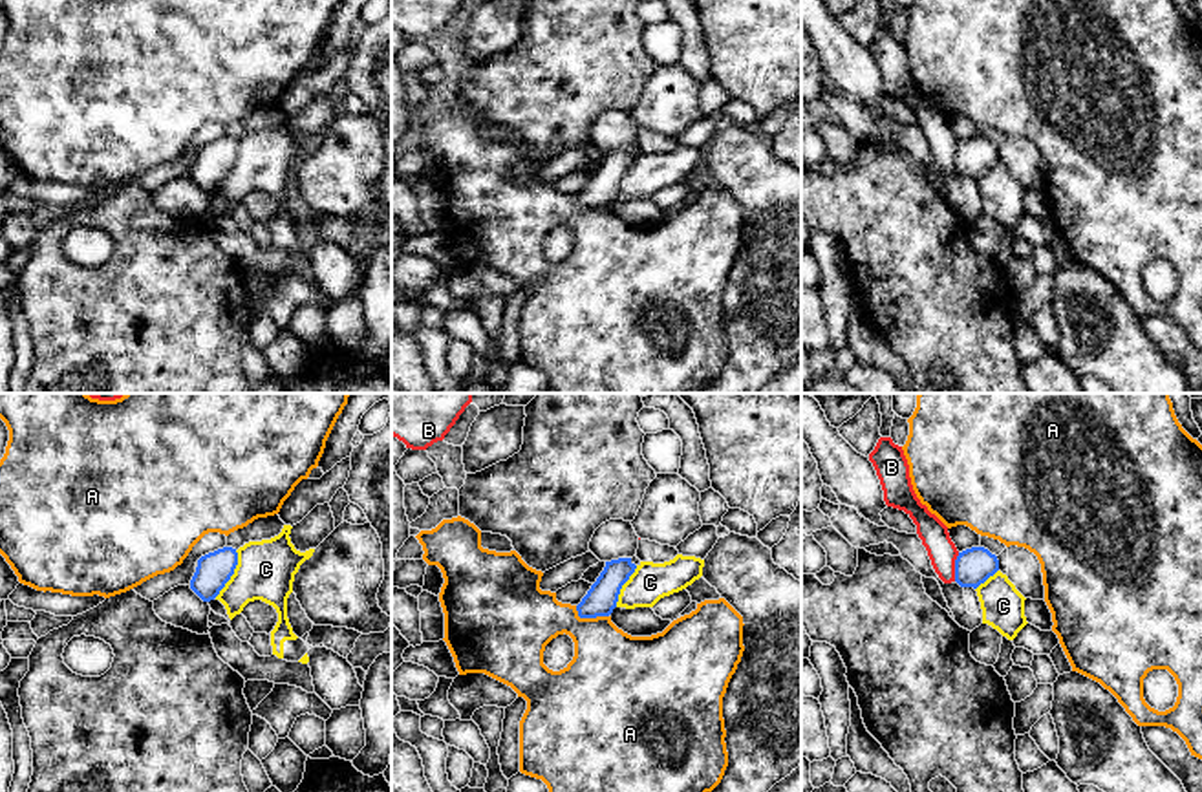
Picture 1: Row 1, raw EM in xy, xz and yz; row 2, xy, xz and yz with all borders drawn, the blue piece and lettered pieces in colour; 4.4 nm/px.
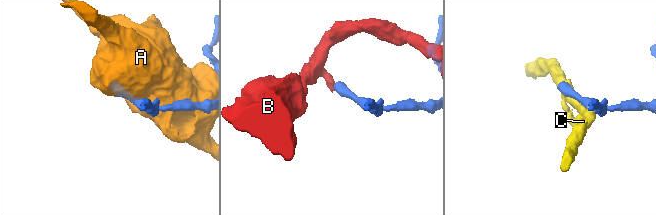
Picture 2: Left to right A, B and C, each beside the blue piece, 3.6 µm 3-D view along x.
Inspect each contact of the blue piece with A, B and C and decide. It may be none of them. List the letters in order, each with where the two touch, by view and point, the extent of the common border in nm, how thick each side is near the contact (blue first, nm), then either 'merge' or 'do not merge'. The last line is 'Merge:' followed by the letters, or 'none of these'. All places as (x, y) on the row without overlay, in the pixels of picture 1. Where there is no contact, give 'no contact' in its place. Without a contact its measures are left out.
A: xz (590, 207) | 160 nm | 140/340 nm | do not merge
B: yz (955, 158) | 130 nm | 160/130 nm | do not merge
C: xy (233, 163) | 220 nm | 160/260 nm | do not merge
Merge: none of these

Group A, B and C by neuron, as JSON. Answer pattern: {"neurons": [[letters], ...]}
{"neurons": [["A"], ["B"], ["C"]]}

